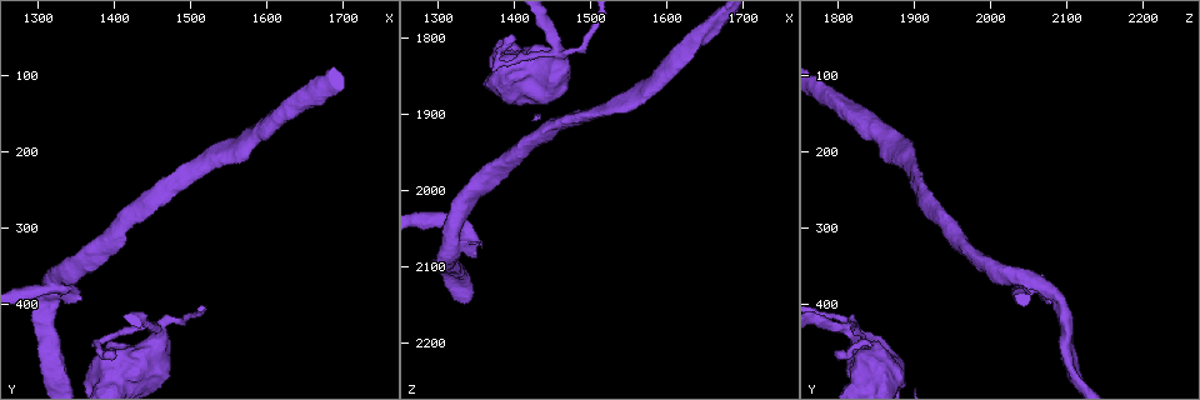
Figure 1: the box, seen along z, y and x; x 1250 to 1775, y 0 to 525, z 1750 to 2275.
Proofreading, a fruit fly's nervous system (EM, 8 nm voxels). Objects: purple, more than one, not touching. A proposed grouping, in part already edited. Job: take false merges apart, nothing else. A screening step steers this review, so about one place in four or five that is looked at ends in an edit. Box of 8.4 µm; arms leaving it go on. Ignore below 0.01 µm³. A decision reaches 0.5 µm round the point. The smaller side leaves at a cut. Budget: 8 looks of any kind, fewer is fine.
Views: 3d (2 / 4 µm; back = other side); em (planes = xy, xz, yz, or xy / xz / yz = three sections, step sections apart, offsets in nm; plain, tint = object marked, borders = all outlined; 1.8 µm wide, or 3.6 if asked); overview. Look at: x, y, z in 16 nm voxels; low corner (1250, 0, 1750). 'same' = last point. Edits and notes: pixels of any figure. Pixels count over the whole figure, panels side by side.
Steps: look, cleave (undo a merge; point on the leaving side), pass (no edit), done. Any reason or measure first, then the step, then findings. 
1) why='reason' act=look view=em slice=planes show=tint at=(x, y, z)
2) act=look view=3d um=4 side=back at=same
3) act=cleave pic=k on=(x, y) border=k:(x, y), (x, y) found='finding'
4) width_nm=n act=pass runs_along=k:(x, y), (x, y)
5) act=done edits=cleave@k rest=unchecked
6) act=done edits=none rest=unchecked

why='small branch off a trunk' act=look view=em um=3.6 slice=yz step=8 show=tint at=(1460, 435, 1815)

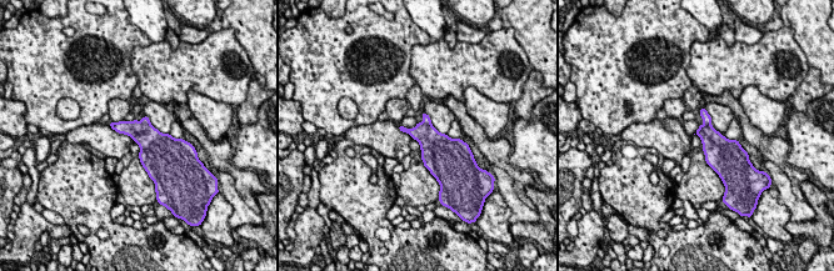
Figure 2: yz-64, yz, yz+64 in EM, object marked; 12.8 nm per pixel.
width_nm=240 act=cleave pic=2 on=(145, 119) border=2:(140, 121), (149, 124) found='a second cell is stuck on'

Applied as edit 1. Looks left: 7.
why='thick turns thin' act=look view=em slice=planes show=tint at=(1320, 365, 2045)

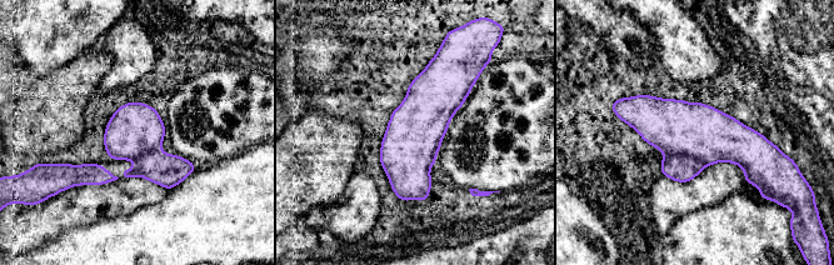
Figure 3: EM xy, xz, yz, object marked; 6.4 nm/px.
act=cleave pic=3 on=(679, 168) border=3:(664, 153), (693, 155), (705, 165) found='a second cell is stuck on'

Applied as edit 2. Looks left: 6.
act=done edits=cleave@2,cleave@3 rest=unchecked

